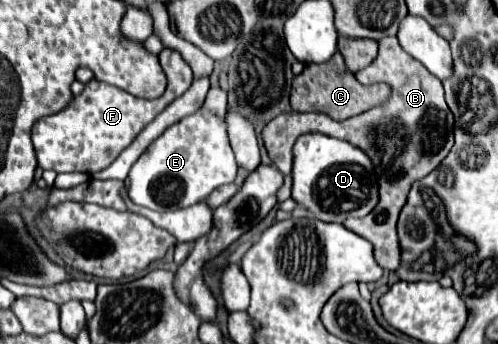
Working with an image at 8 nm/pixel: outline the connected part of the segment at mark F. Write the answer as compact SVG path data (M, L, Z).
M163 49L159 61L165 65L167 73L167 89L159 99L137 99L115 85L91 79L79 95L73 95L63 111L37 121L33 125L33 145L41 169L53 169L55 173L81 171L89 175L107 169L145 129L145 125L151 123L169 103L181 97L193 83L193 73L177 51Z

